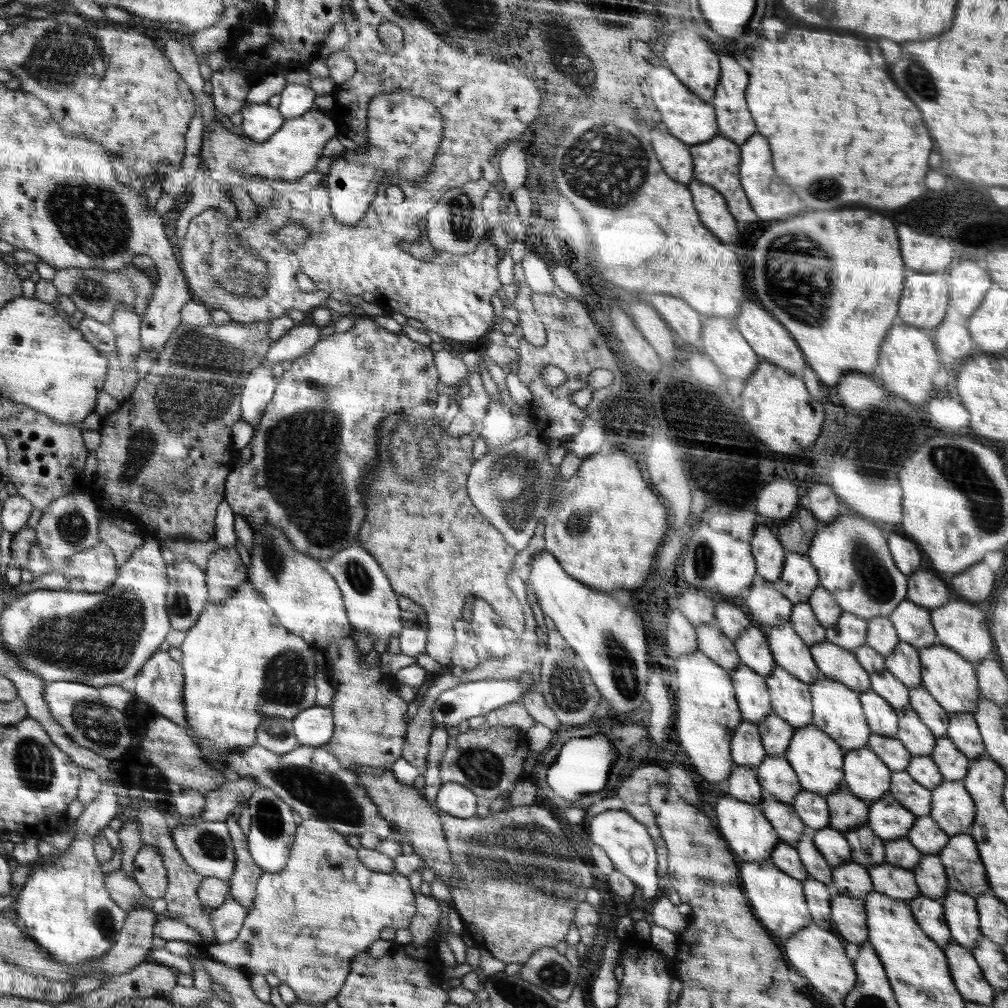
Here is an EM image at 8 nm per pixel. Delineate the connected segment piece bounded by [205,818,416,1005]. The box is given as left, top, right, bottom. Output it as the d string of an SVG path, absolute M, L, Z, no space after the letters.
M314 818L303 820L301 824L297 825L295 839L286 866L278 872L263 872L259 876L252 910L246 915L237 938L227 943L208 945L205 949L217 961L223 962L230 968L239 969L247 974L258 973L266 975L273 973L276 978L279 978L281 984L287 984L294 990L299 1001L312 1005L324 1005L328 1000L336 997L343 987L346 977L350 974L352 959L360 952L369 951L370 946L376 940L380 940L380 932L382 932L383 928L395 928L396 930L399 928L408 929L412 922L412 917L416 912L415 896L410 887L408 877L396 872L386 874L366 868L359 861L357 850L348 843L346 837L346 835L340 834L335 828L332 828L327 822Z

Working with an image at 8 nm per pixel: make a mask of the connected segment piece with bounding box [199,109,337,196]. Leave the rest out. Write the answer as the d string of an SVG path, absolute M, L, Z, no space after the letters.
M313 109L302 113L298 118L285 120L266 142L254 141L248 136L241 137L216 122L203 132L199 162L208 169L206 177L220 183L224 193L230 196L230 187L242 187L246 190L248 179L262 182L260 177L264 177L273 181L296 182L316 168L324 145L336 133L336 122Z

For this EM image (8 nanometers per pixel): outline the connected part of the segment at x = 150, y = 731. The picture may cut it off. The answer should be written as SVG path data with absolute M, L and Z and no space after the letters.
M159 715L152 721L144 736L146 736L146 742L141 750L149 752L148 757L152 766L159 771L160 777L166 779L171 785L180 785L183 789L192 788L192 790L206 794L220 789L230 776L212 768L201 753L196 740L164 716Z

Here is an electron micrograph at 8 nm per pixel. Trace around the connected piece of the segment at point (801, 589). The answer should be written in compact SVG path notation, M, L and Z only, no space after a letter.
M786 552L780 578L774 583L792 604L808 602L814 589L819 586L819 576L808 554Z

